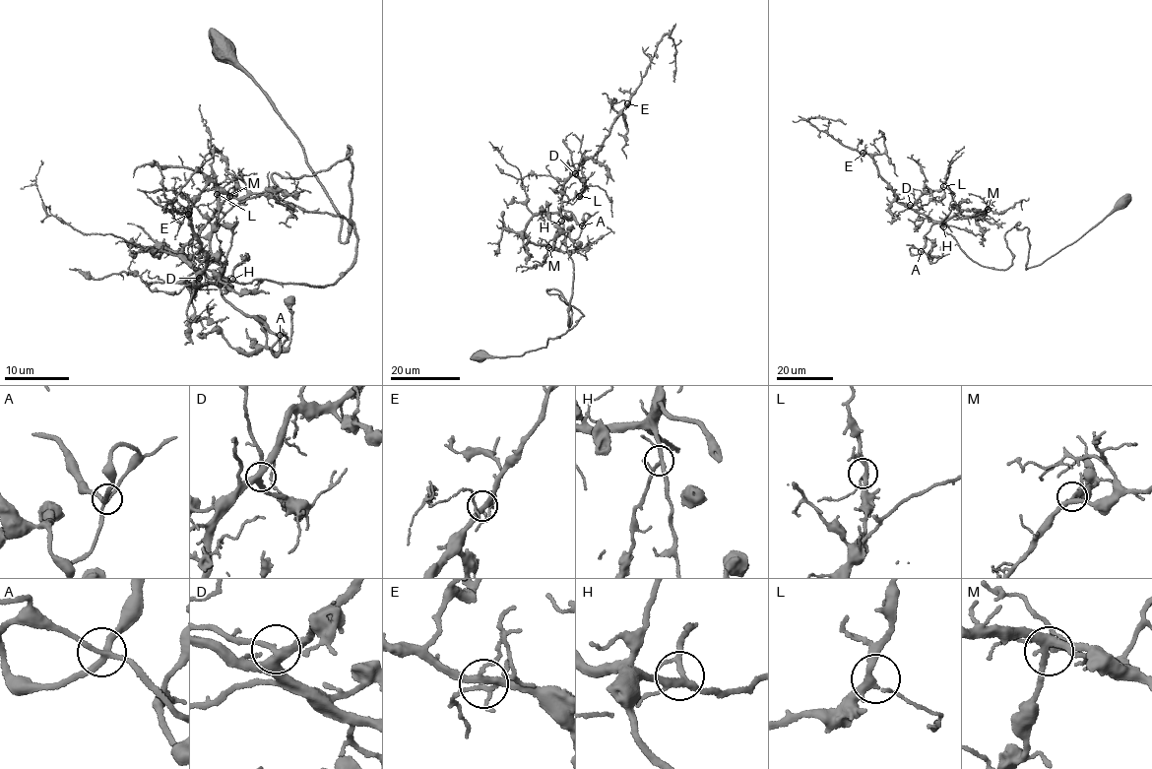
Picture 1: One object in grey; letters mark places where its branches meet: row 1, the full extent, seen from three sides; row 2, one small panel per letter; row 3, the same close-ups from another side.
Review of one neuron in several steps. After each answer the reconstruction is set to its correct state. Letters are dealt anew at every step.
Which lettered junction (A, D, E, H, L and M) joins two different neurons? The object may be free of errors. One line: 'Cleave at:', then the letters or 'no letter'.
Cleave at: no letter

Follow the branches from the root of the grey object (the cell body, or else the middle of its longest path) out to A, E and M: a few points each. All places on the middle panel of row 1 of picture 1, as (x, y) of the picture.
A: (481, 354), (544, 348), (583, 316), (547, 291), (562, 293), (569, 326), (573, 268), (561, 209), (582, 225)
E: (481, 354), (544, 348), (583, 316), (547, 291), (562, 293), (569, 326), (563, 182), (627, 103)
M: (481, 354), (544, 348), (583, 316), (547, 291), (569, 326), (563, 222), (540, 212), (524, 237), (548, 247)

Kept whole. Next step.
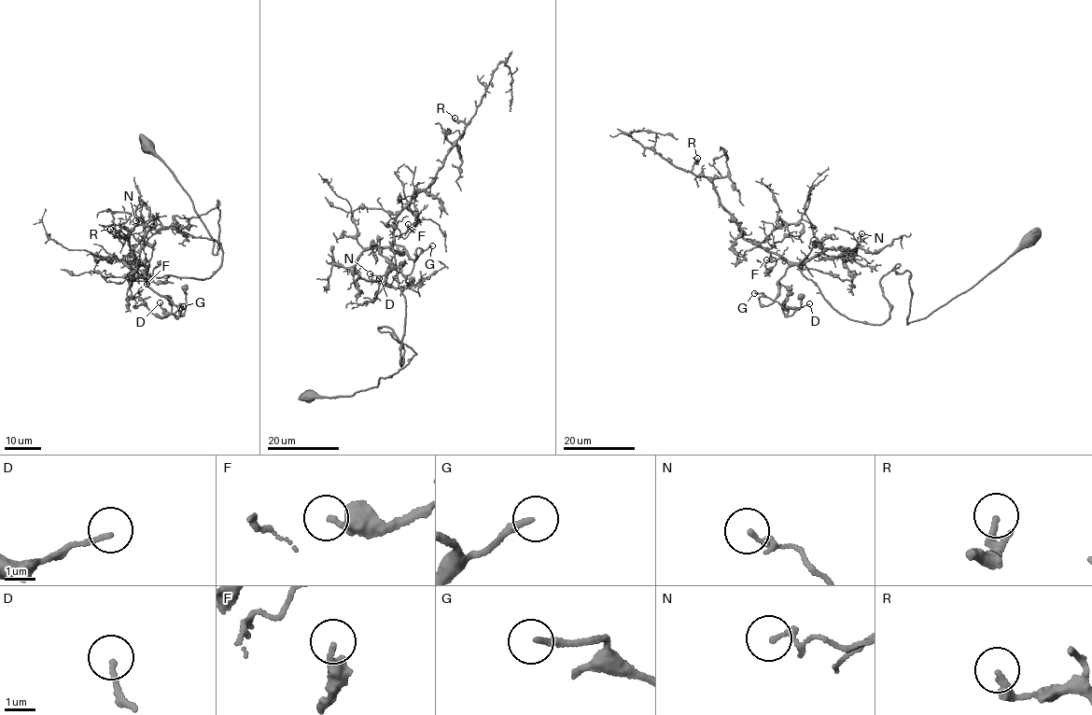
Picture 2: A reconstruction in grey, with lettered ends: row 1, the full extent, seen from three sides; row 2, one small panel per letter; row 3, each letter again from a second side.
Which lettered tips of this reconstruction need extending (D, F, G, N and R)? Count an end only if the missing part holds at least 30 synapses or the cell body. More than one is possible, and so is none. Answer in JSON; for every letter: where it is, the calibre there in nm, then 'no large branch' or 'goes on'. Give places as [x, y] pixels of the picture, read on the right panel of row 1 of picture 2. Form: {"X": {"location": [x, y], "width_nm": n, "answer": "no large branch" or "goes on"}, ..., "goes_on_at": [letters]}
{"D": {"location": [809, 303], "width_nm": 150, "answer": "no large branch"}, "F": {"location": [766, 259], "width_nm": 190, "answer": "no large branch"}, "G": {"location": [754, 293], "width_nm": 190, "answer": "goes on"}, "N": {"location": [861, 233], "width_nm": 190, "answer": "no large branch"}, "R": {"location": [697, 158], "width_nm": 170, "answer": "no large branch"}, "goes_on_at": ["G"]}

